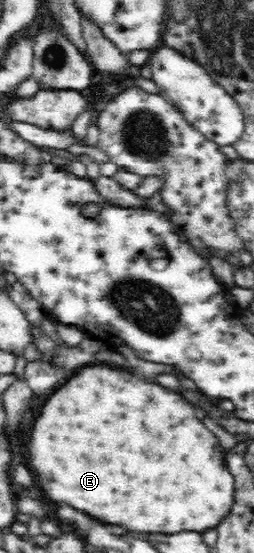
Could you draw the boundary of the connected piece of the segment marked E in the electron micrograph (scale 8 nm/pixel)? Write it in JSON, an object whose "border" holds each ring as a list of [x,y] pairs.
{"border":[[[84,367],[80,369],[62,389],[58,389],[46,405],[42,407],[40,417],[36,419],[30,435],[30,467],[36,475],[40,475],[40,485],[46,495],[68,507],[84,511],[104,523],[122,525],[128,531],[142,531],[142,533],[180,533],[180,531],[206,531],[216,527],[220,521],[230,515],[236,503],[235,479],[230,473],[229,464],[226,465],[226,453],[222,451],[220,441],[216,435],[194,415],[194,409],[182,399],[182,395],[172,393],[156,383],[146,383],[132,373],[110,369],[110,367]]]}

